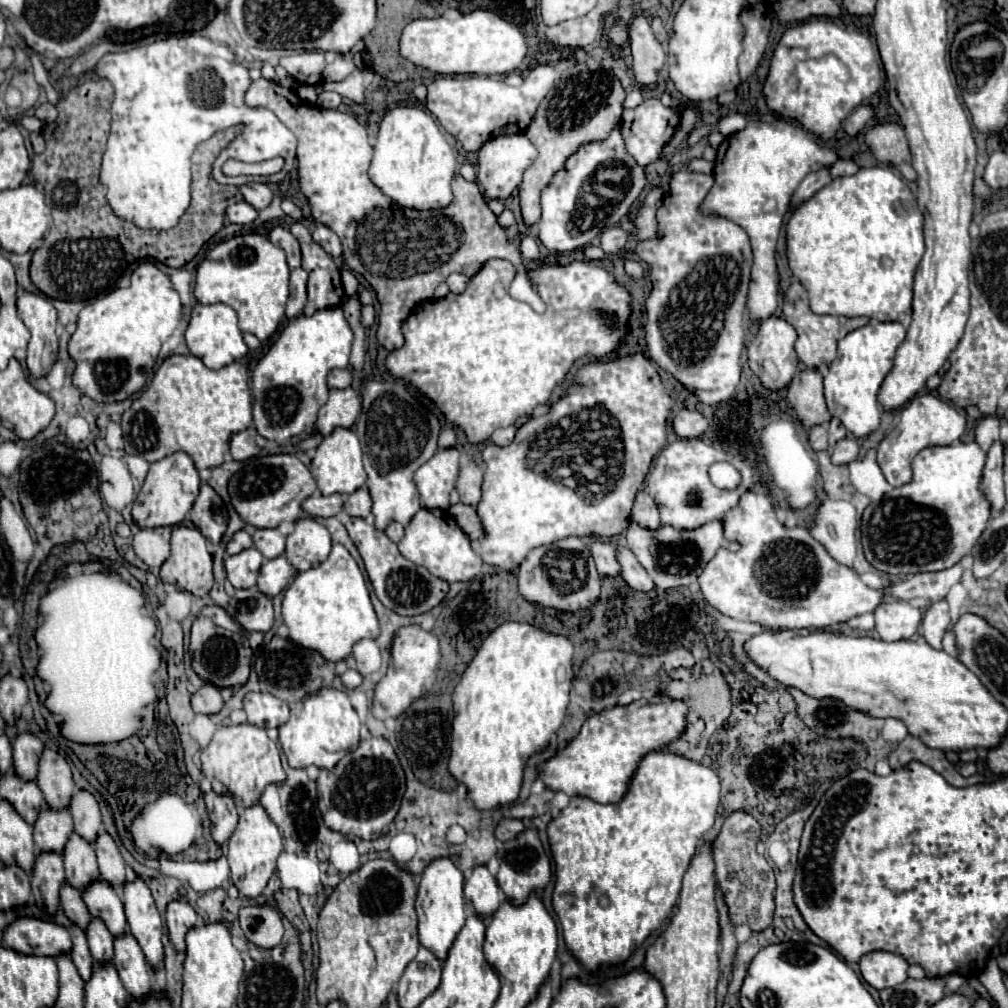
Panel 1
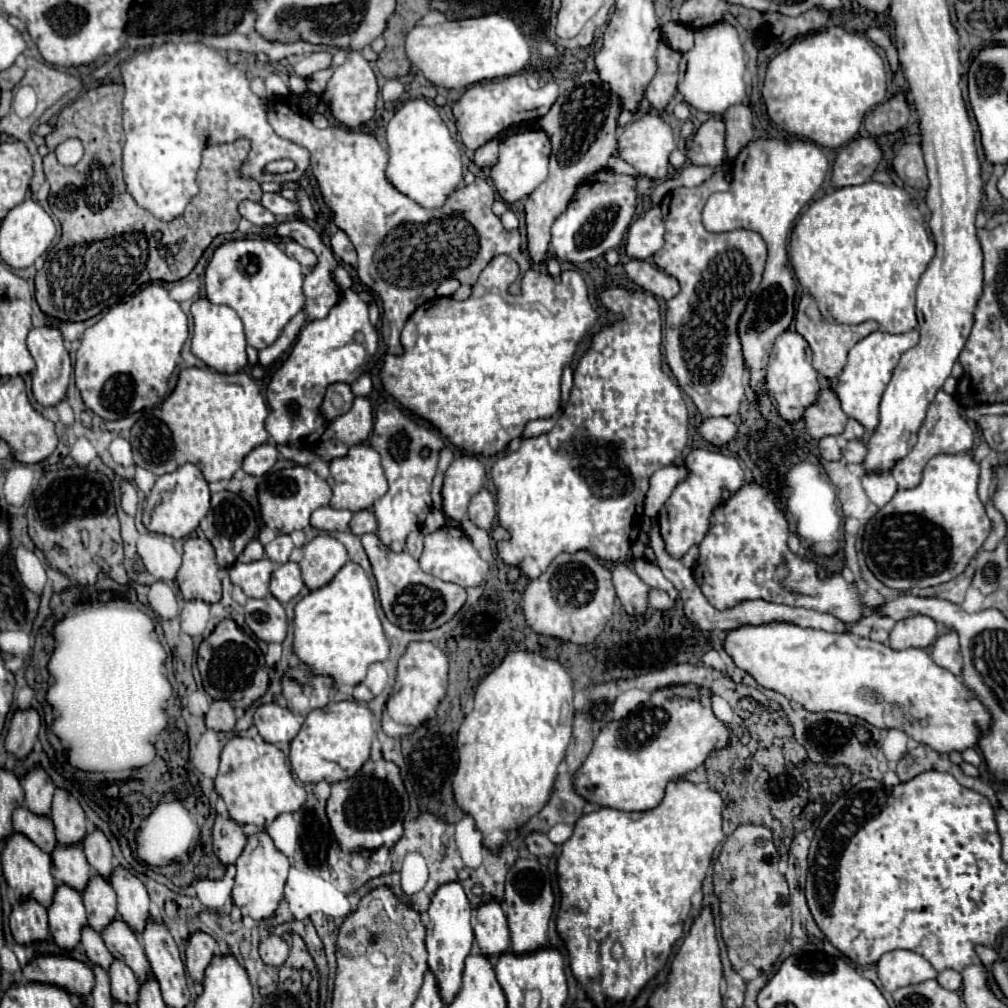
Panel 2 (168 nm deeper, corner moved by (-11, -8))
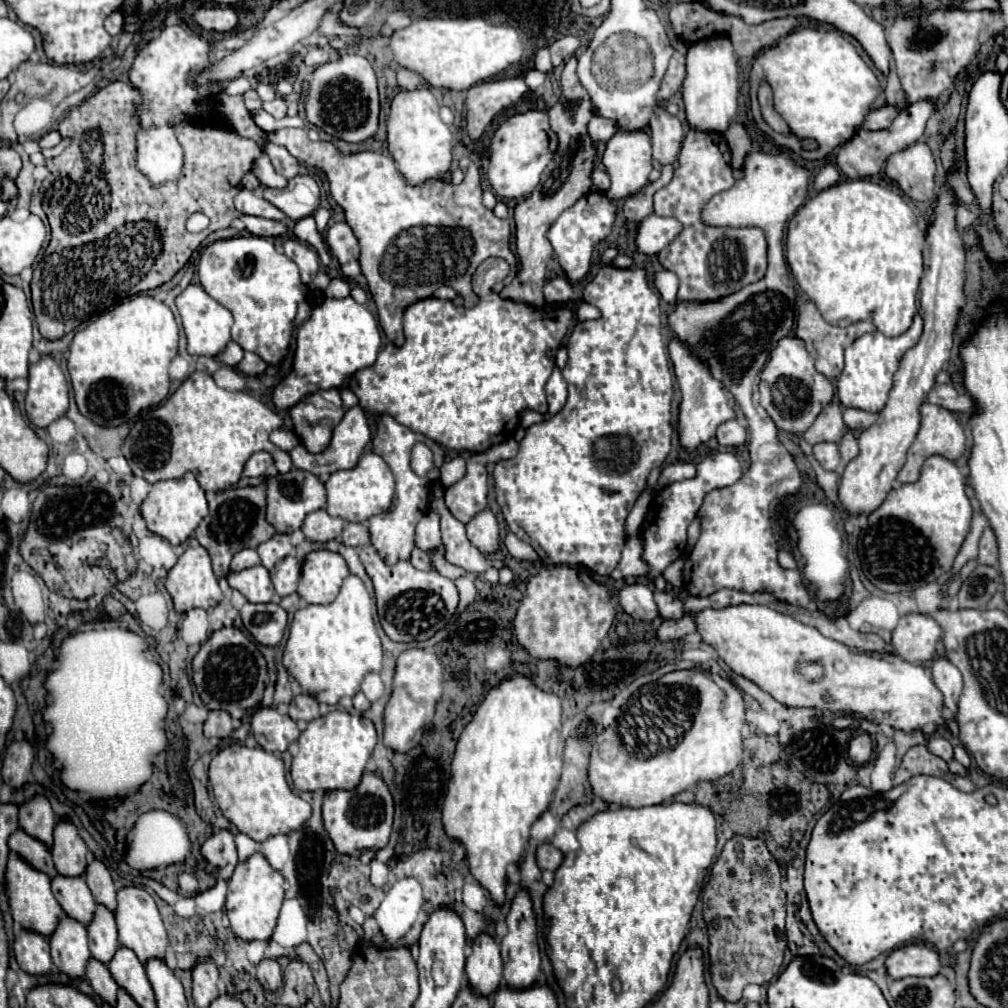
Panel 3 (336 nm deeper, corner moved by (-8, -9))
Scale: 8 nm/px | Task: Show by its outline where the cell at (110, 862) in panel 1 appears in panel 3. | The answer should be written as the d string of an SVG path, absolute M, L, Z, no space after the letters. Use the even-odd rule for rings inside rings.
M121 887L117 891L115 919L117 919L117 929L119 929L119 943L133 949L143 963L149 957L161 957L161 959L165 957L167 933L165 933L159 909L147 891L137 889L137 887Z

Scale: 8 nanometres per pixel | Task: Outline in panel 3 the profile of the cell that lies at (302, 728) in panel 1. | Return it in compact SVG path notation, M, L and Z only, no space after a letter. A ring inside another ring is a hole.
M331 711L325 717L317 717L307 723L307 729L299 737L299 753L293 757L291 779L299 791L333 791L353 789L361 781L367 759L377 743L375 725L365 715L347 711Z

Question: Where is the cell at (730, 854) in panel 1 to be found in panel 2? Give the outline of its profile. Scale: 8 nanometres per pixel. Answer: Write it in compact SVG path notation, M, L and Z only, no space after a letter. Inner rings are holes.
M738 826L724 842L714 864L714 894L720 900L720 928L730 964L736 972L752 964L770 972L790 936L790 902L786 878L778 872L778 852L766 826Z

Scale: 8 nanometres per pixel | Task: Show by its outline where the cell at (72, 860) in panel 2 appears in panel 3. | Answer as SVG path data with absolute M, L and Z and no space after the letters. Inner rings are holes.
M57 873L51 879L51 889L53 895L57 897L59 905L63 907L63 911L81 921L83 925L87 925L93 917L93 909L95 909L95 899L85 883L83 877L67 877Z

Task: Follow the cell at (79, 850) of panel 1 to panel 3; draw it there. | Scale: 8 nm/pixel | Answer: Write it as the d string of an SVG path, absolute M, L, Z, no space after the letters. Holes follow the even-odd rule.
M97 903L95 915L87 925L87 933L89 933L91 955L97 957L101 963L109 963L113 953L117 951L119 939L117 939L115 915L105 905Z

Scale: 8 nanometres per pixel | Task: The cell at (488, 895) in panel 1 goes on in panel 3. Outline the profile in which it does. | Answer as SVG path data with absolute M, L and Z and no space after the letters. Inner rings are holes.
M479 933L473 939L473 947L467 957L467 979L475 991L487 997L503 981L501 947L489 933Z

